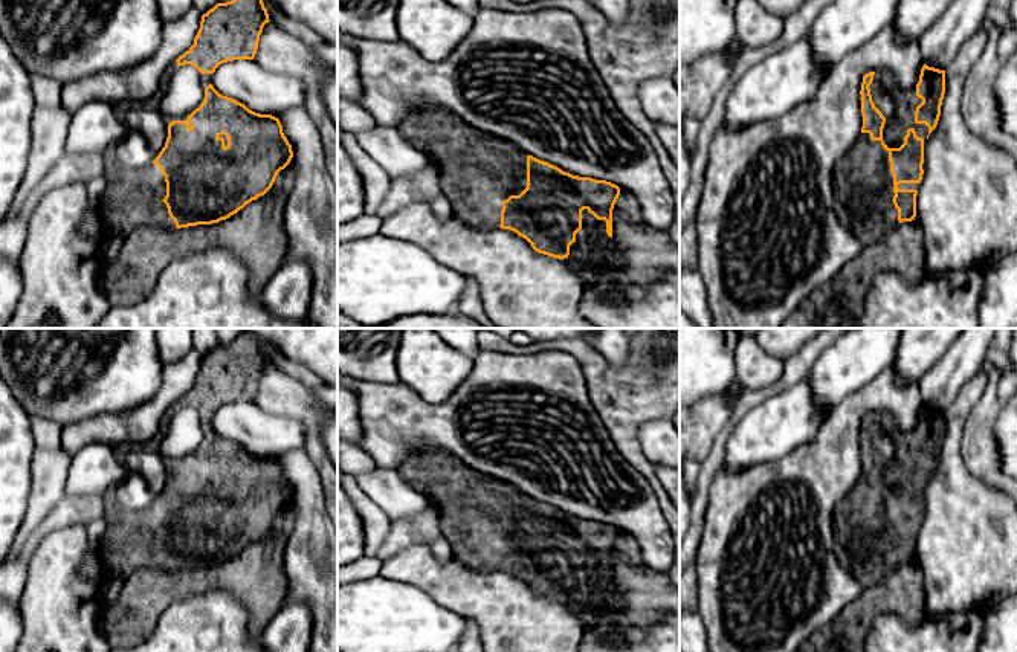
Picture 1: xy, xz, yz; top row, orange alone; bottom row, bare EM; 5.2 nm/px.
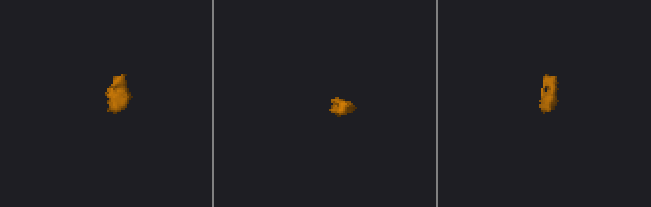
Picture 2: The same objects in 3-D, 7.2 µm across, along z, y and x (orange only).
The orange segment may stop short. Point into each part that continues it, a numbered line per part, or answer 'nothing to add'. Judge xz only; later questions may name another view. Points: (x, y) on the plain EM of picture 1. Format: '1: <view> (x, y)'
1: xz (478, 513)
2: xz (594, 597)

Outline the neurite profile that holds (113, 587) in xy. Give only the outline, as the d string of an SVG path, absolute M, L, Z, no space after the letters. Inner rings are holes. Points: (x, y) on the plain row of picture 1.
M107 579L104 585L104 602L111 606L119 602L122 592L124 580L122 579Z

